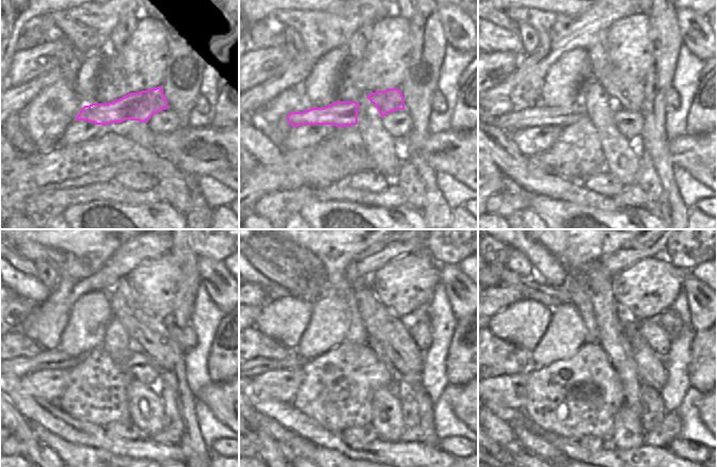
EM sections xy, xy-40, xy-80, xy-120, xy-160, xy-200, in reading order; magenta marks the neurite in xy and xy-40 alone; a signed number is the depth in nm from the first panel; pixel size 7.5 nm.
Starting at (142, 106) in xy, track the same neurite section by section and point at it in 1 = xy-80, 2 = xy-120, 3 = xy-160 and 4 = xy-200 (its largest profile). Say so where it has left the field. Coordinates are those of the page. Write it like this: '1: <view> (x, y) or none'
1: xy-80 (538, 116)
2: xy-120 (49, 358)
3: xy-160 (260, 365)
4: xy-200 (499, 373)

